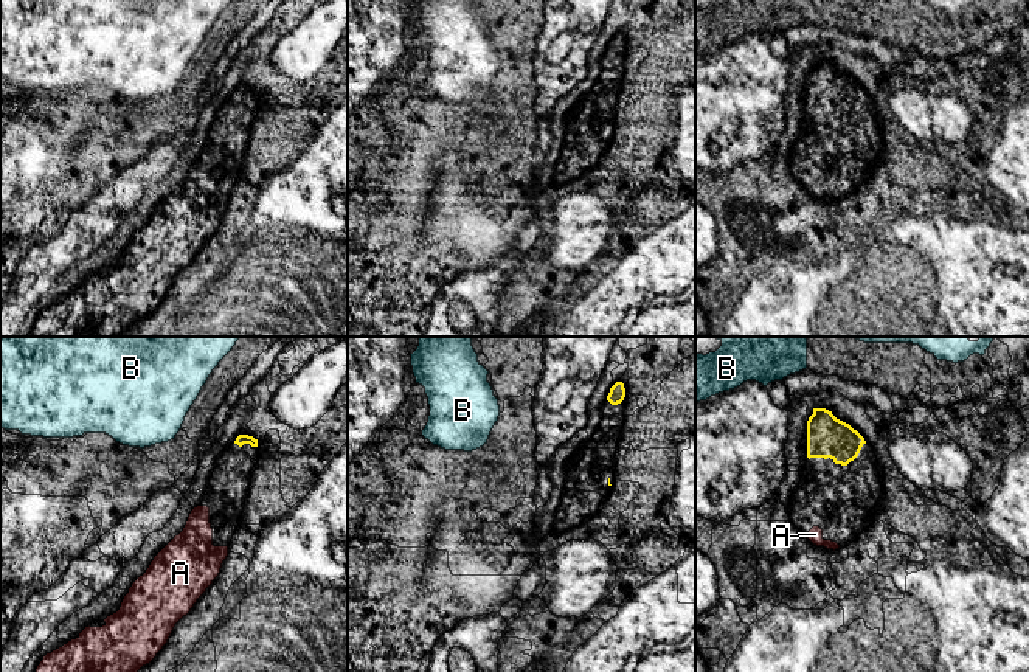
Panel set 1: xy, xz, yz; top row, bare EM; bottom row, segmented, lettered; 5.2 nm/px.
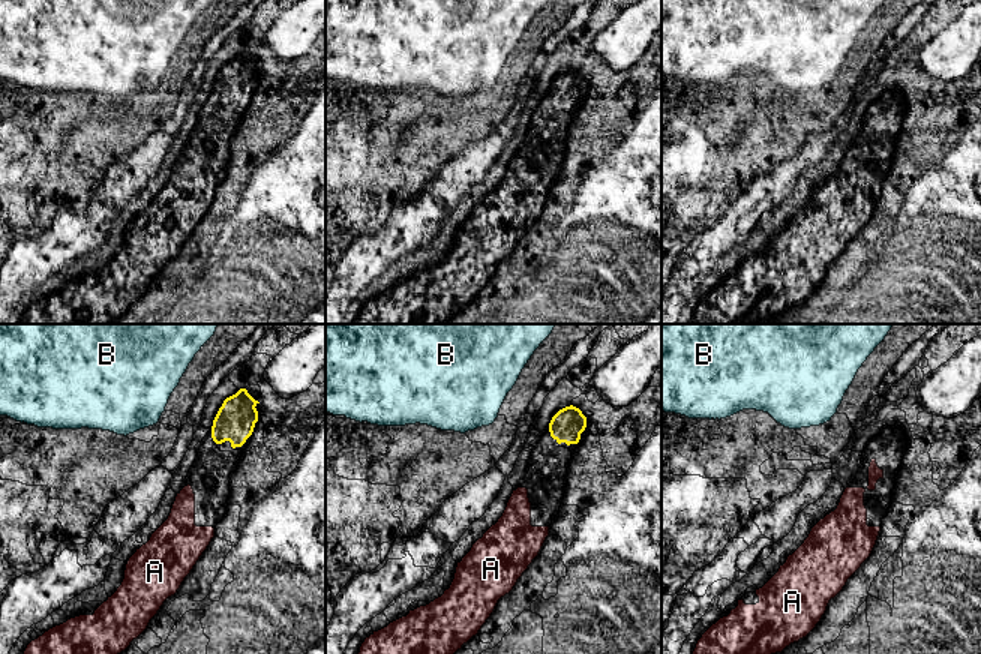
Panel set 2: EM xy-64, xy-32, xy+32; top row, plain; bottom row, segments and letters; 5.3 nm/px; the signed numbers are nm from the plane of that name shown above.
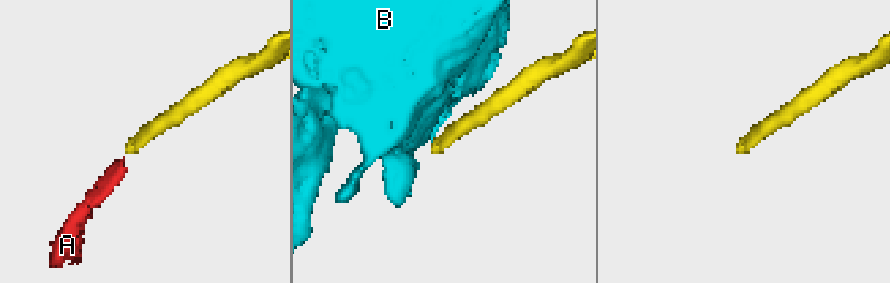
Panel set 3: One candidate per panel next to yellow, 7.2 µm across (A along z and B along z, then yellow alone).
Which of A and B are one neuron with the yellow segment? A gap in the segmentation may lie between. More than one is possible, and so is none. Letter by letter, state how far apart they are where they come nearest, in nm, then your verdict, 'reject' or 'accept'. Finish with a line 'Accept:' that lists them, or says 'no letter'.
A: 340 nm apart; accept
B: 200 nm apart; reject
Accept: A

